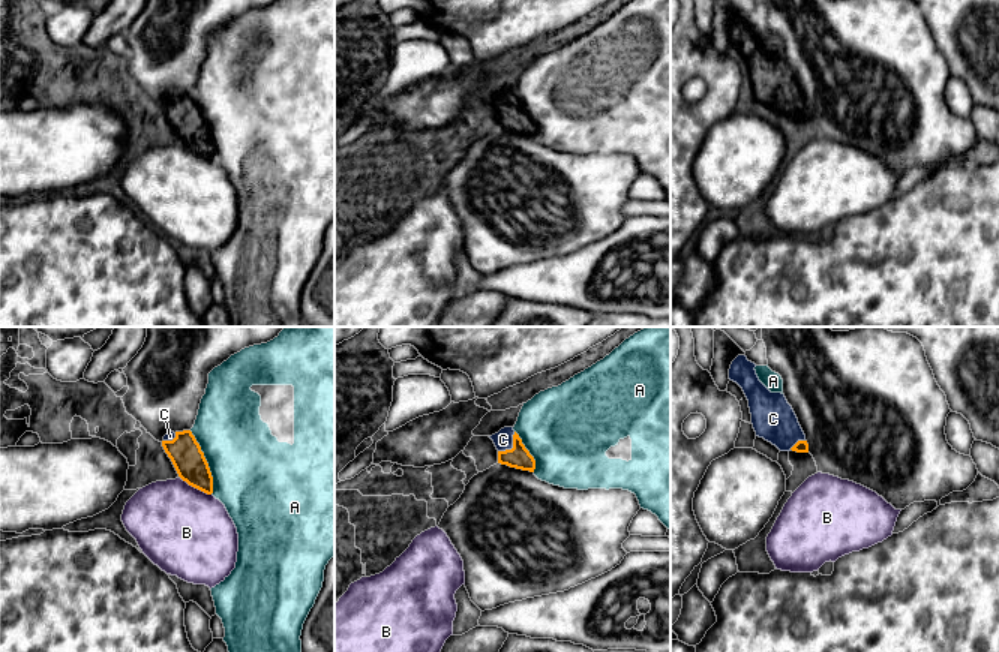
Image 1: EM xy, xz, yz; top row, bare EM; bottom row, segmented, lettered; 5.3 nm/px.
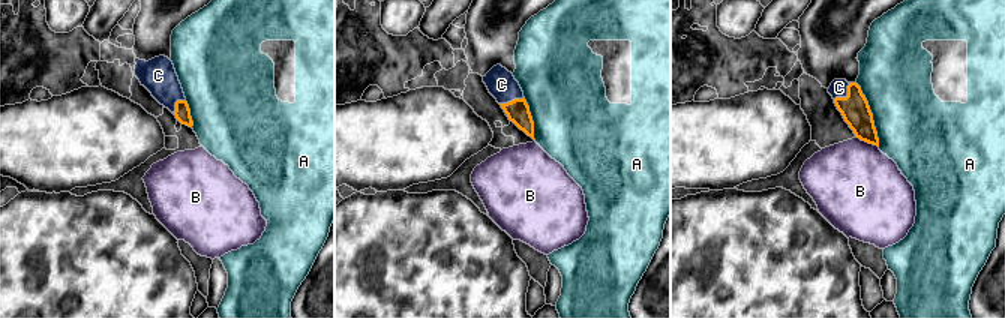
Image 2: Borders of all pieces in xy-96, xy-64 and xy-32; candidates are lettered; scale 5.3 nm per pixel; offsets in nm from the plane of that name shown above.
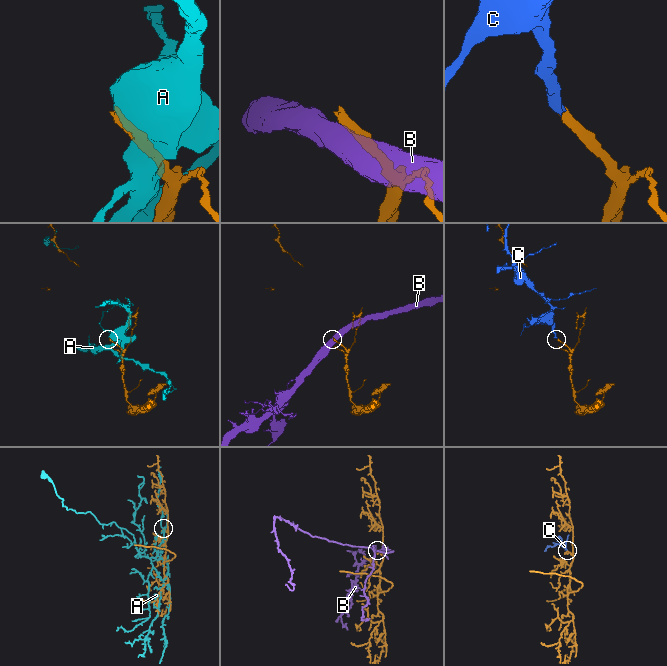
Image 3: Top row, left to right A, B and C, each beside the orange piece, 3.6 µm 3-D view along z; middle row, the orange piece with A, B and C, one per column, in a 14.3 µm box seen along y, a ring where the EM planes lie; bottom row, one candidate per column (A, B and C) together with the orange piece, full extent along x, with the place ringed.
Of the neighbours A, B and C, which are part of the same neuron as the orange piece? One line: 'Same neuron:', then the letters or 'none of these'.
Same neuron: C

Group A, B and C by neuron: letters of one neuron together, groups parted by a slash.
A / B / C

